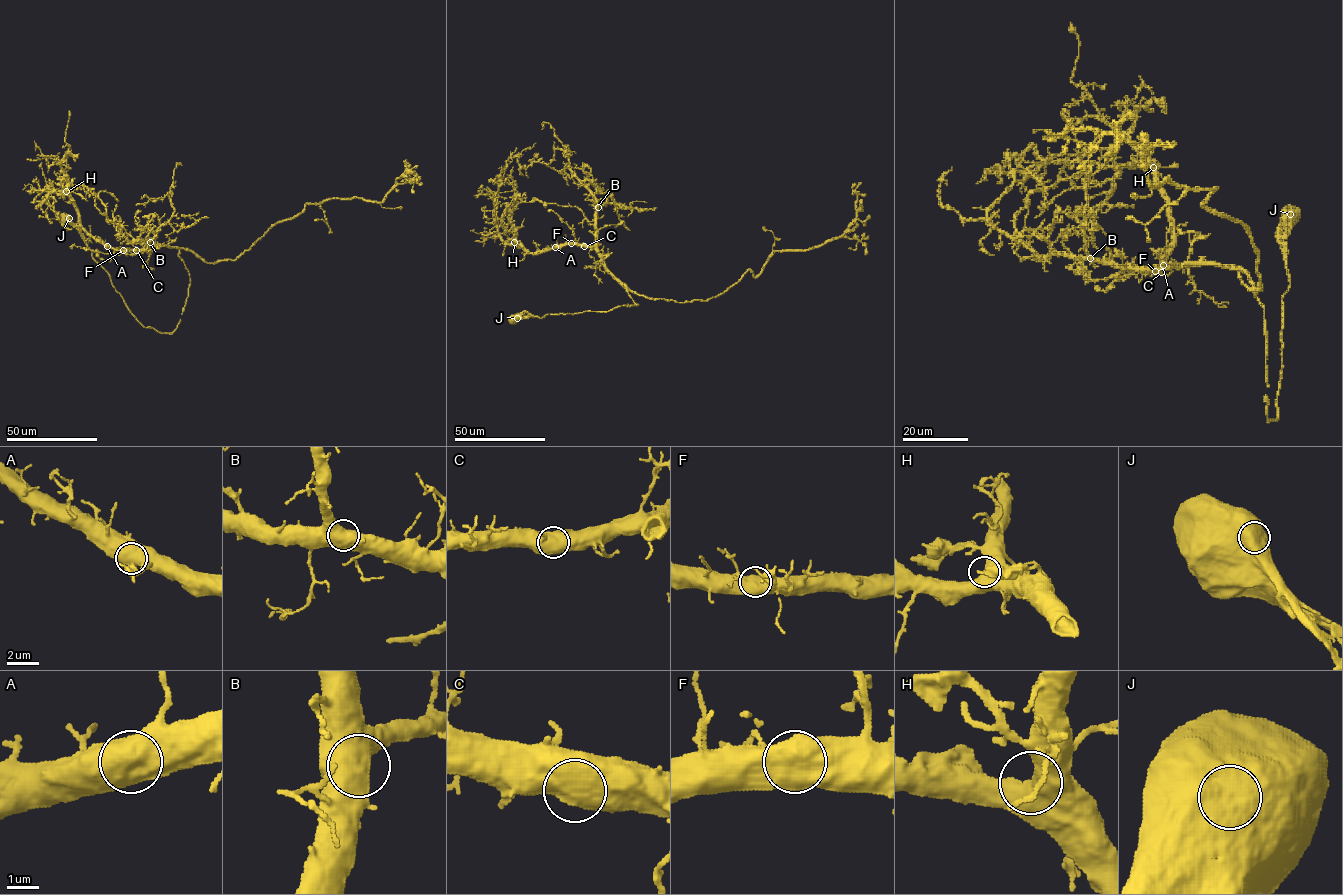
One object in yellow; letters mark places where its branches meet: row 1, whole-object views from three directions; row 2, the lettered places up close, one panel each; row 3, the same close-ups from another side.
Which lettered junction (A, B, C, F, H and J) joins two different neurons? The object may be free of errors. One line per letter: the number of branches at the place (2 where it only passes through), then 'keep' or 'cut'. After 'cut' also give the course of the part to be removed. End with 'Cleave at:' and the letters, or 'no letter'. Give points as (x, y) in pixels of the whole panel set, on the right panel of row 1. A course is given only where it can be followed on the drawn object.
A: branches 1; keep
B: branches 1; keep
C: branches 1; keep
F: branches 2; keep
H: branches 1; keep
J: branches 1; keep
Cleave at: no letter

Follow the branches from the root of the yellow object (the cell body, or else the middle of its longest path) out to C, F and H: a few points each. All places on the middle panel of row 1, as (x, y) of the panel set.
C: (514, 318), (607, 311), (638, 304), (606, 267), (602, 257), (584, 246)
F: (514, 318), (607, 311), (638, 304), (595, 250), (571, 243)
H: (514, 318), (607, 311), (638, 304), (594, 249), (567, 244), (529, 252), (514, 242)

